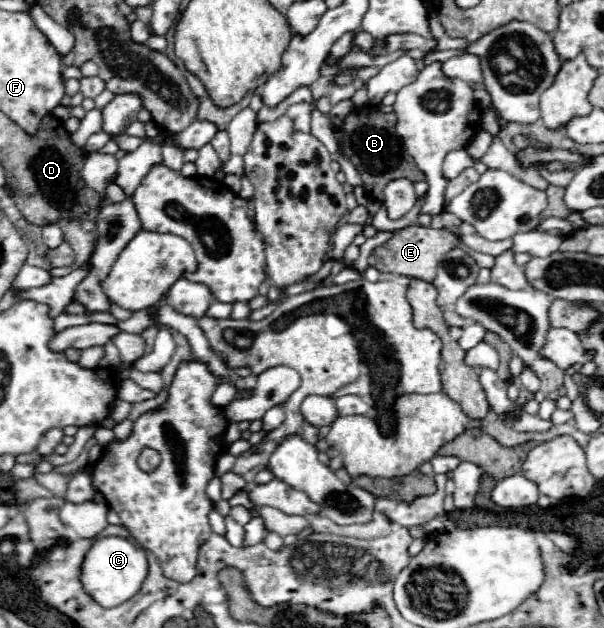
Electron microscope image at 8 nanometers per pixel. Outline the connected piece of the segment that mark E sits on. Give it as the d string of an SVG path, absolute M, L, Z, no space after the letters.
M420 224L406 226L394 234L390 242L384 246L374 248L374 252L368 258L368 264L374 266L380 272L394 272L394 274L404 274L410 278L420 278L424 282L432 282L436 276L438 260L452 248L458 246L458 238L448 232L448 230L434 230L434 228L424 228Z

